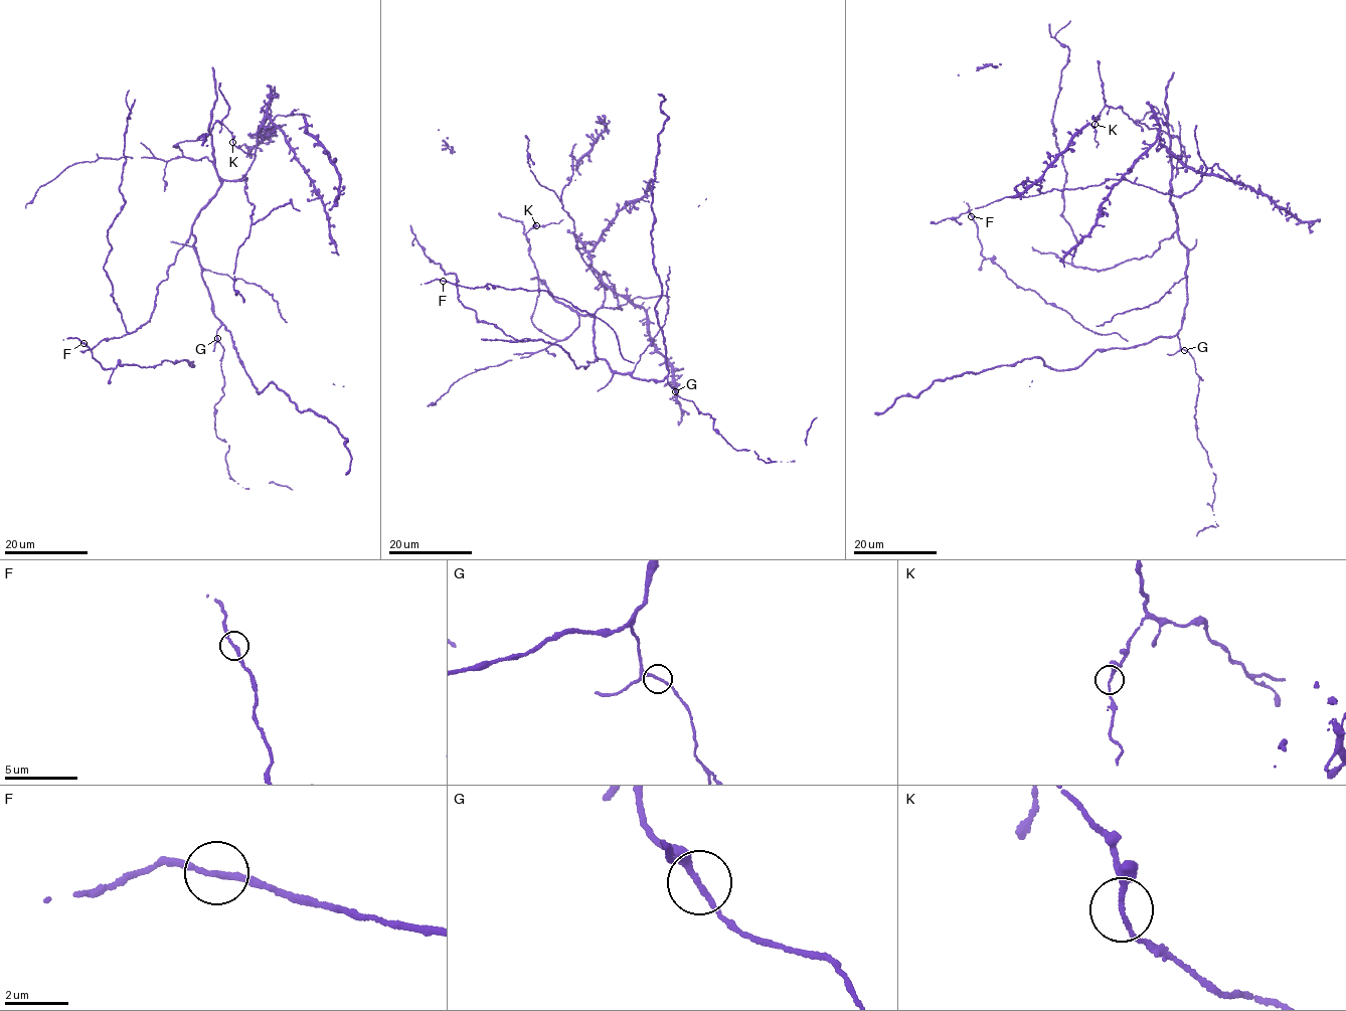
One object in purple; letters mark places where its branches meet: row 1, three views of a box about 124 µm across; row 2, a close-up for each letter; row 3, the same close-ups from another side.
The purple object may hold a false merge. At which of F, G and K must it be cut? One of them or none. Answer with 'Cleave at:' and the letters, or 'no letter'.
Cleave at: no letter

